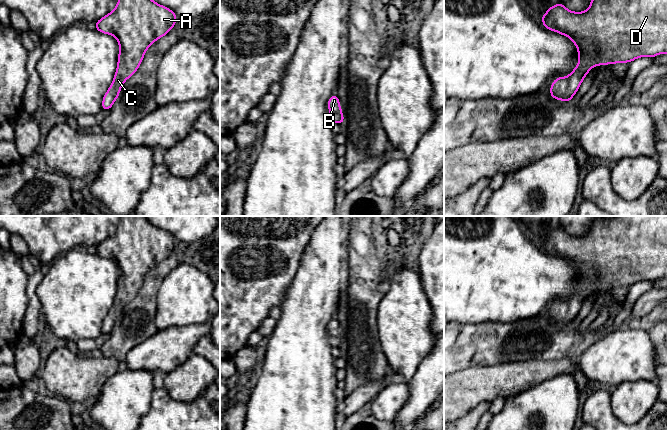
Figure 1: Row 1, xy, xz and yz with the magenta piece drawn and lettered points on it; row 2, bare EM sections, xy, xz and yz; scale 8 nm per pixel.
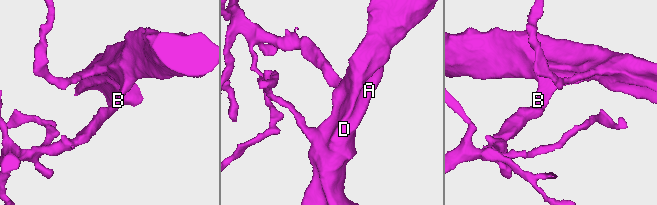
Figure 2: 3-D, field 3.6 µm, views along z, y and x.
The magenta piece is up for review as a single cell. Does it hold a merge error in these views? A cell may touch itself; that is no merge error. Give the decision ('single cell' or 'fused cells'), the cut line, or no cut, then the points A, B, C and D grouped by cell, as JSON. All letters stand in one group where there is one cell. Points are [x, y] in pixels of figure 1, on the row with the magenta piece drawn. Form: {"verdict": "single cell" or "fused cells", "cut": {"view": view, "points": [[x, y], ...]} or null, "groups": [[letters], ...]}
{"verdict": "single cell", "cut": null, "groups": [["A", "B", "C", "D"]]}

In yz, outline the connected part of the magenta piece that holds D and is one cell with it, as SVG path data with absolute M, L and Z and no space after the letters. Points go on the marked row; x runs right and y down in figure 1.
M591 0L590 7L584 12L569 11L561 3L551 6L541 16L542 24L550 31L569 37L576 45L579 61L567 77L556 78L550 87L553 99L569 102L578 91L589 70L598 65L630 63L636 58L658 54L668 54L668 0Z

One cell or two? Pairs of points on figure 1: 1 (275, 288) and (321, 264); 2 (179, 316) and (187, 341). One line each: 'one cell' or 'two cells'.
1: two cells
2: two cells

